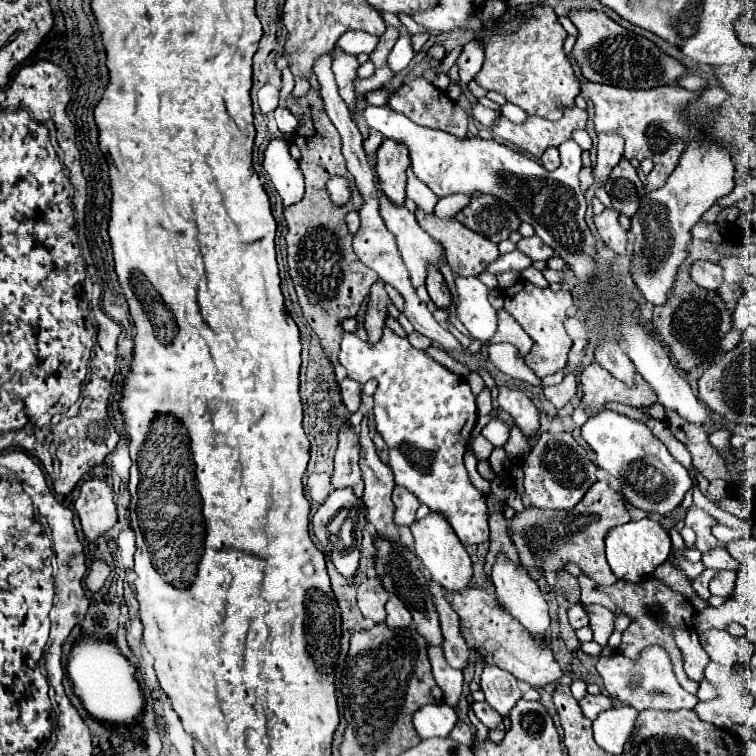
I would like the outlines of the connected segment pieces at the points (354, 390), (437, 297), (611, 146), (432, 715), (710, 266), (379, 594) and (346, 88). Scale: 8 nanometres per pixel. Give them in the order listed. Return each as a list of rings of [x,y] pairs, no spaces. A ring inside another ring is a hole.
[[[345,377],[345,379],[341,381],[339,389],[341,389],[341,399],[343,399],[343,403],[345,403],[347,411],[349,411],[349,413],[355,413],[355,411],[359,409],[359,397],[361,397],[361,383],[357,383],[357,381],[353,381],[353,379]]]
[[[433,267],[429,269],[429,275],[427,275],[427,291],[431,295],[431,301],[437,305],[437,309],[449,309],[451,307],[451,293],[449,293],[449,287],[443,279],[443,275],[439,271],[435,271]]]
[[[617,133],[599,135],[597,163],[593,165],[595,183],[605,183],[611,169],[621,161],[621,157],[623,157],[623,141],[621,141],[621,137]]]
[[[447,703],[425,705],[413,715],[413,725],[421,739],[447,737],[457,723],[457,713]]]
[[[697,261],[691,267],[691,275],[697,285],[711,289],[711,291],[717,291],[723,281],[723,269],[715,263],[709,263],[709,261]]]
[[[377,577],[365,579],[357,587],[359,609],[361,609],[363,617],[373,619],[375,623],[385,621],[385,603],[387,603],[387,599],[389,599],[389,593],[383,589],[383,585],[379,583]]]
[[[335,49],[333,53],[333,73],[335,73],[335,81],[339,87],[339,95],[343,97],[343,101],[349,105],[349,109],[355,109],[355,101],[359,99],[353,87],[353,81],[357,79],[357,67],[359,61],[353,55],[343,53],[341,49]]]

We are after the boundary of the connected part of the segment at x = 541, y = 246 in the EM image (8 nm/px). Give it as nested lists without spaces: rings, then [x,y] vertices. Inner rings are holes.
[[[533,235],[529,239],[521,239],[517,243],[517,249],[521,253],[525,253],[527,257],[531,257],[531,261],[547,261],[549,257],[553,257],[553,249],[545,243],[541,243],[541,239],[537,235]]]

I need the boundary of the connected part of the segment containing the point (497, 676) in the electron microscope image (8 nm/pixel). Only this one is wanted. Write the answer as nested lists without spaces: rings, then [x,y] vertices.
[[[485,665],[479,685],[485,693],[485,701],[503,717],[509,715],[509,711],[521,697],[517,679],[495,665]]]

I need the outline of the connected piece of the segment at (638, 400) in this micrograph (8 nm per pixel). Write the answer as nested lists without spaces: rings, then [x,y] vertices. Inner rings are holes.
[[[591,363],[581,371],[579,385],[581,401],[593,409],[611,401],[629,407],[651,407],[657,403],[657,395],[653,395],[653,389],[649,389],[639,373],[635,373],[633,387],[629,387],[619,379],[613,379],[613,375],[609,375],[609,371],[605,371],[599,363]]]

